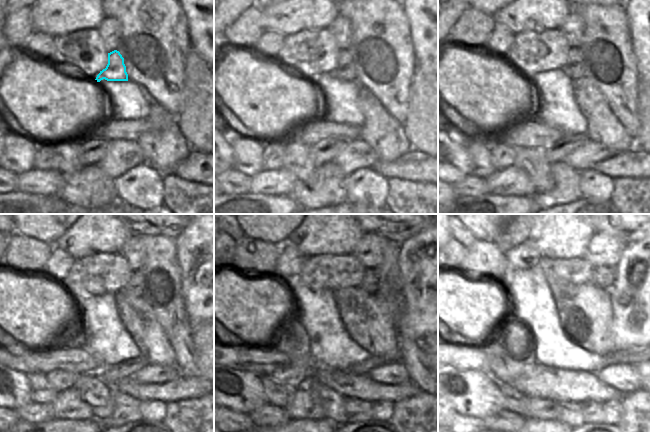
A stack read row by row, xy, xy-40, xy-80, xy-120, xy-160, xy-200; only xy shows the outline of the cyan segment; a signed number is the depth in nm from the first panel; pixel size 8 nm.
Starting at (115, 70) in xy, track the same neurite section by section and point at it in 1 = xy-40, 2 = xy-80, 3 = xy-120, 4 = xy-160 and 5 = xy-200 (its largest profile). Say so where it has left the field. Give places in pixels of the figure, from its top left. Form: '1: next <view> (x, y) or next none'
1: next xy-40 (345, 70)
2: next xy-80 (574, 68)
3: next xy-120 (133, 287)
4: next xy-160 (368, 283)
5: next xy-200 (604, 275)

